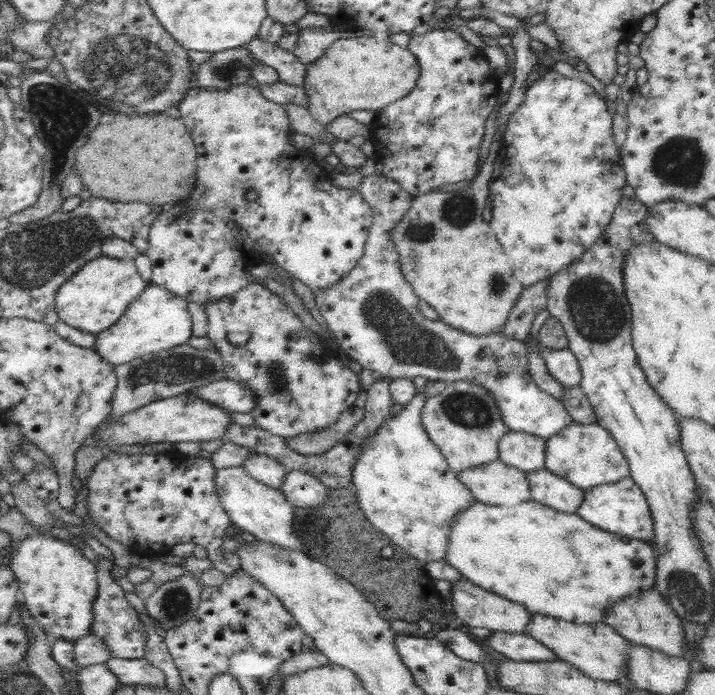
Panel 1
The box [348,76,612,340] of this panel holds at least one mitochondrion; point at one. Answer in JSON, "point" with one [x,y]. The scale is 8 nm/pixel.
{"point":[459,210]}

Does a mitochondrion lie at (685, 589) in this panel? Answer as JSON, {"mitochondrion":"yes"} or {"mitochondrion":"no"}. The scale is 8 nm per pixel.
{"mitochondrion":"yes"}

